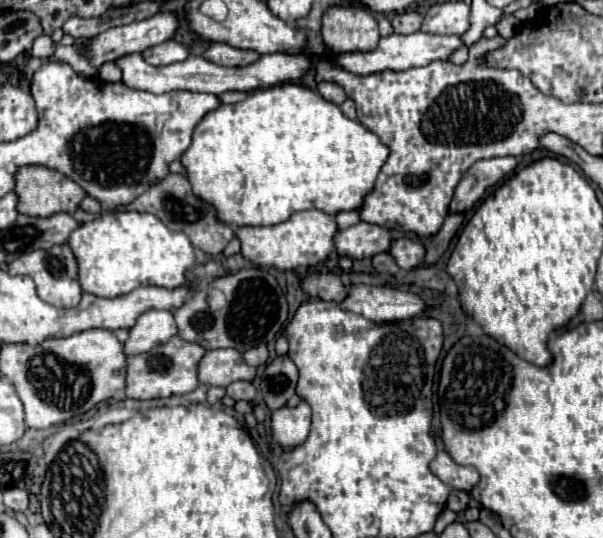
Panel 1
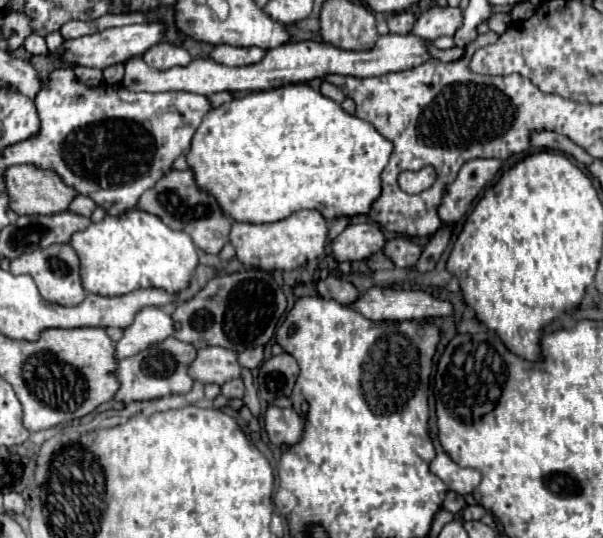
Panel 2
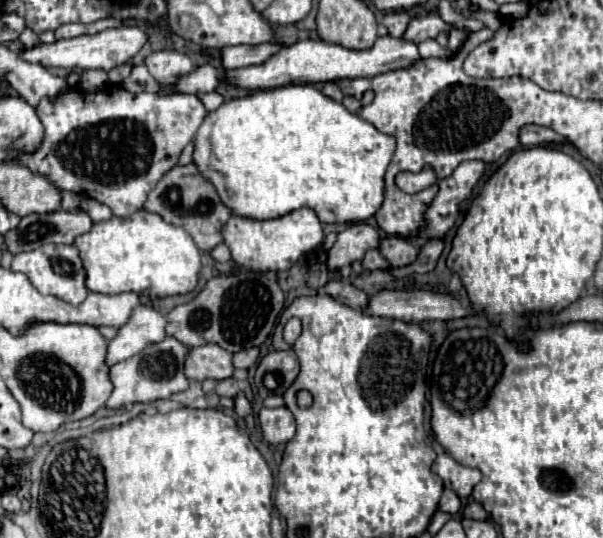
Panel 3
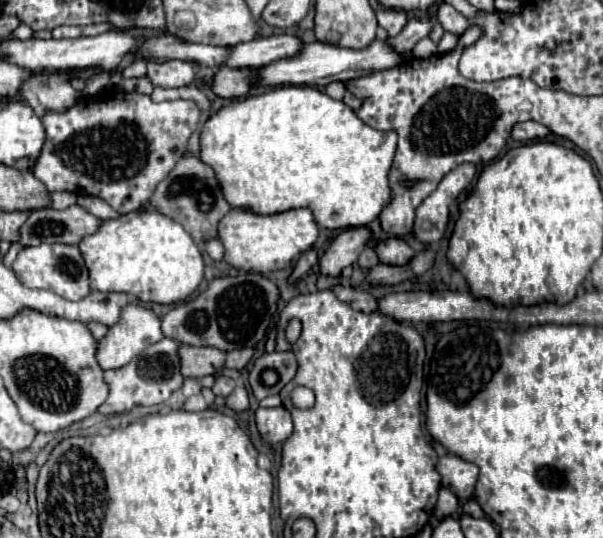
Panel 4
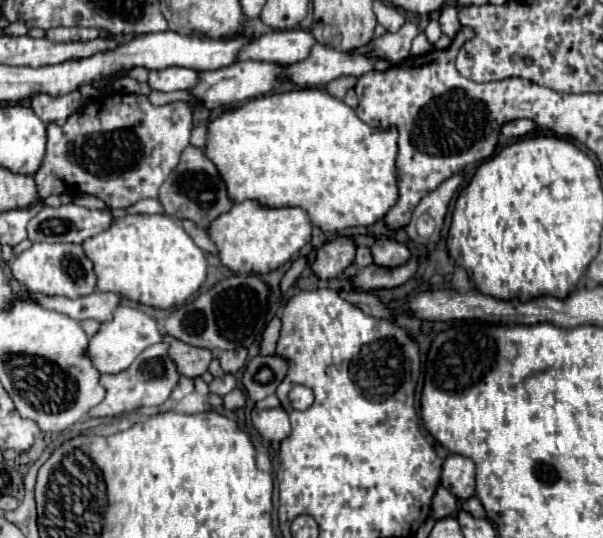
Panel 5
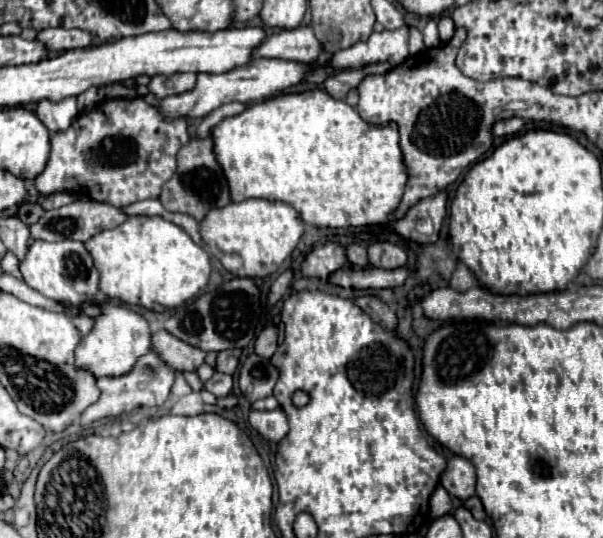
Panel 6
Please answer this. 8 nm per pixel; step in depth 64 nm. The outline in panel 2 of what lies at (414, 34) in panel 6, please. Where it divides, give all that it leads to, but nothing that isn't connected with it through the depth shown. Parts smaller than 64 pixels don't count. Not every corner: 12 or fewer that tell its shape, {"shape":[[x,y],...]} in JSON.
{"shape":[[426,42],[432,58],[442,62],[454,62],[462,58],[460,48],[440,50],[434,42]]}

